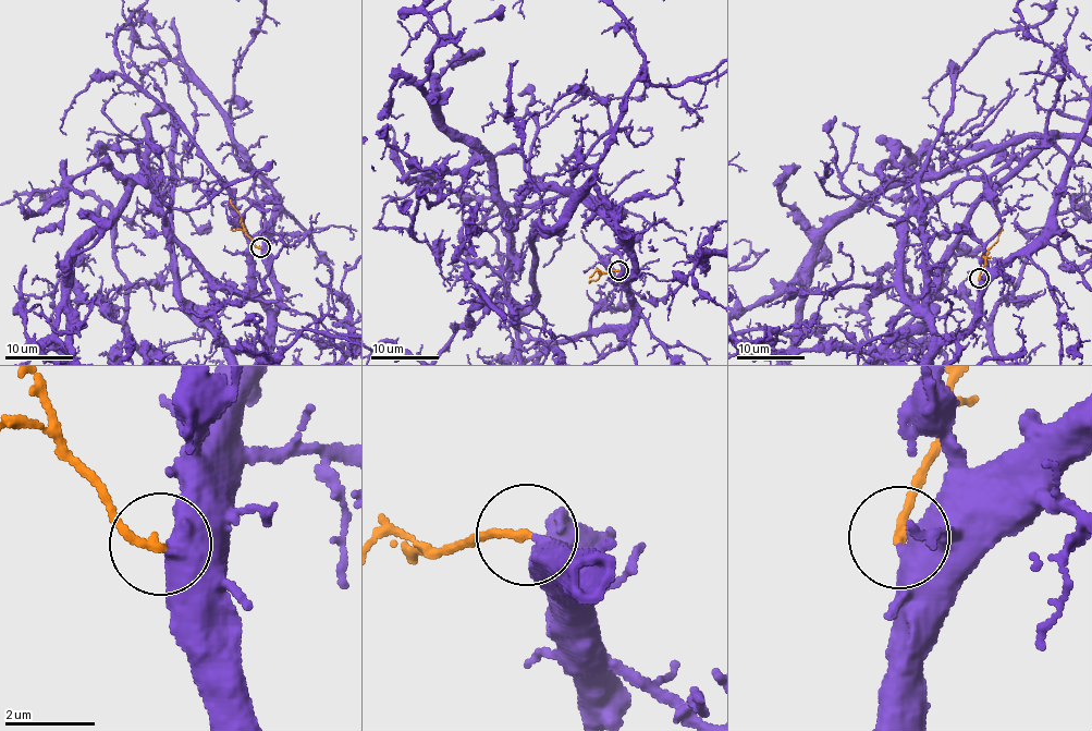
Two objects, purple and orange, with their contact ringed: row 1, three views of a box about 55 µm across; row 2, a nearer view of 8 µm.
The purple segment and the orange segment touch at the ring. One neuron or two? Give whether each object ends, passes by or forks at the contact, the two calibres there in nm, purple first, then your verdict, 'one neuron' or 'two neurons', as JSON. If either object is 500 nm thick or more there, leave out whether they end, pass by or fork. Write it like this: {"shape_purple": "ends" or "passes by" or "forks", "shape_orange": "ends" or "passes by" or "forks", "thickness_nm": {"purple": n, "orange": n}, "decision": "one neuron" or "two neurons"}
{"thickness_nm": {"purple": 650, "orange": 190}, "decision": "one neuron"}

